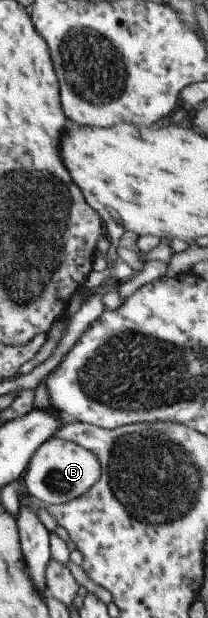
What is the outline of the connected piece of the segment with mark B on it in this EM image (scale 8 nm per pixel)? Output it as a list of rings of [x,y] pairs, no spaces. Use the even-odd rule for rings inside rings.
[[[50,437],[37,448],[30,462],[27,462],[21,477],[22,490],[34,502],[43,502],[49,509],[55,510],[57,506],[77,499],[90,490],[99,481],[101,472],[100,463],[91,452],[77,444]]]

